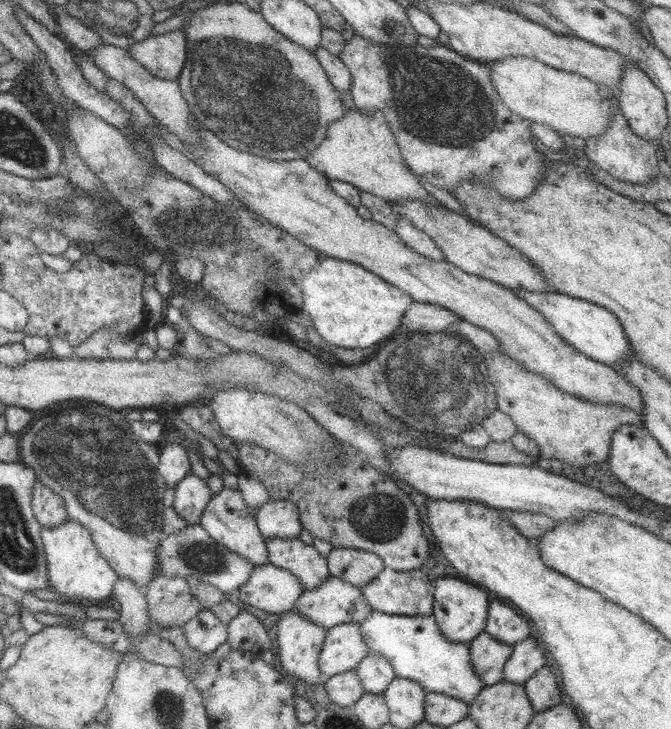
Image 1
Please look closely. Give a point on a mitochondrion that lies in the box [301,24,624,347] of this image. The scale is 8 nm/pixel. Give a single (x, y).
(470, 116)

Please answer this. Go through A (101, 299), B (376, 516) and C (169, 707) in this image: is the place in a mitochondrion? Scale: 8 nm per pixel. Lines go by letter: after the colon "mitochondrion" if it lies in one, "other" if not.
A: other
B: mitochondrion
C: mitochondrion

